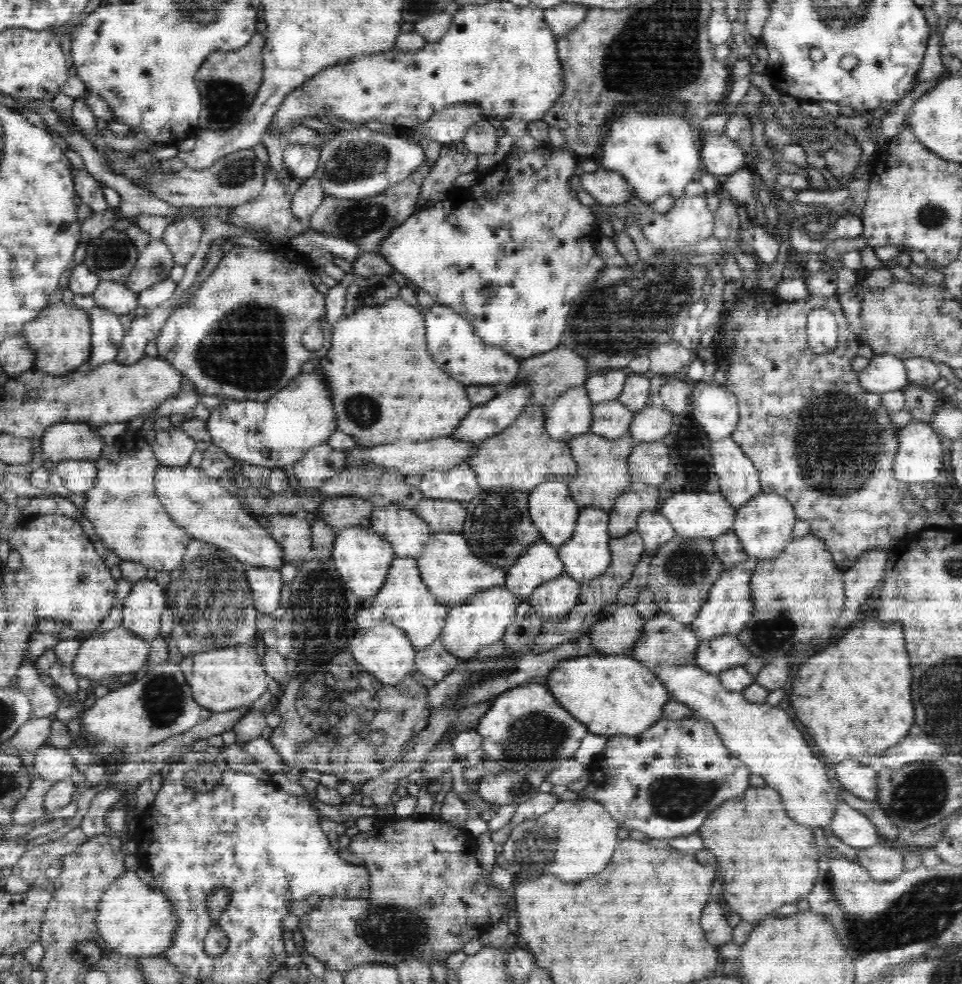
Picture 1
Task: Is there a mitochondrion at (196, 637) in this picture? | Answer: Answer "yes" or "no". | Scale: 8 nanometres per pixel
yes

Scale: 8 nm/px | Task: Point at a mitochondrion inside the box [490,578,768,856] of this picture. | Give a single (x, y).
(536, 733)

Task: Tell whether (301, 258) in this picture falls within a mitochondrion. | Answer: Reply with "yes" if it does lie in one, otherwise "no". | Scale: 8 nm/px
no

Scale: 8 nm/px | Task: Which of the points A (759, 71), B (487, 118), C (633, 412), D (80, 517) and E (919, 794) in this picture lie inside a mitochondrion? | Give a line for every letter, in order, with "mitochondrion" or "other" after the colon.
A: other
B: other
C: other
D: other
E: mitochondrion

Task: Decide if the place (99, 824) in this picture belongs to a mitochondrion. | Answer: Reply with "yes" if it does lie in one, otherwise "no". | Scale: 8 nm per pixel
no

